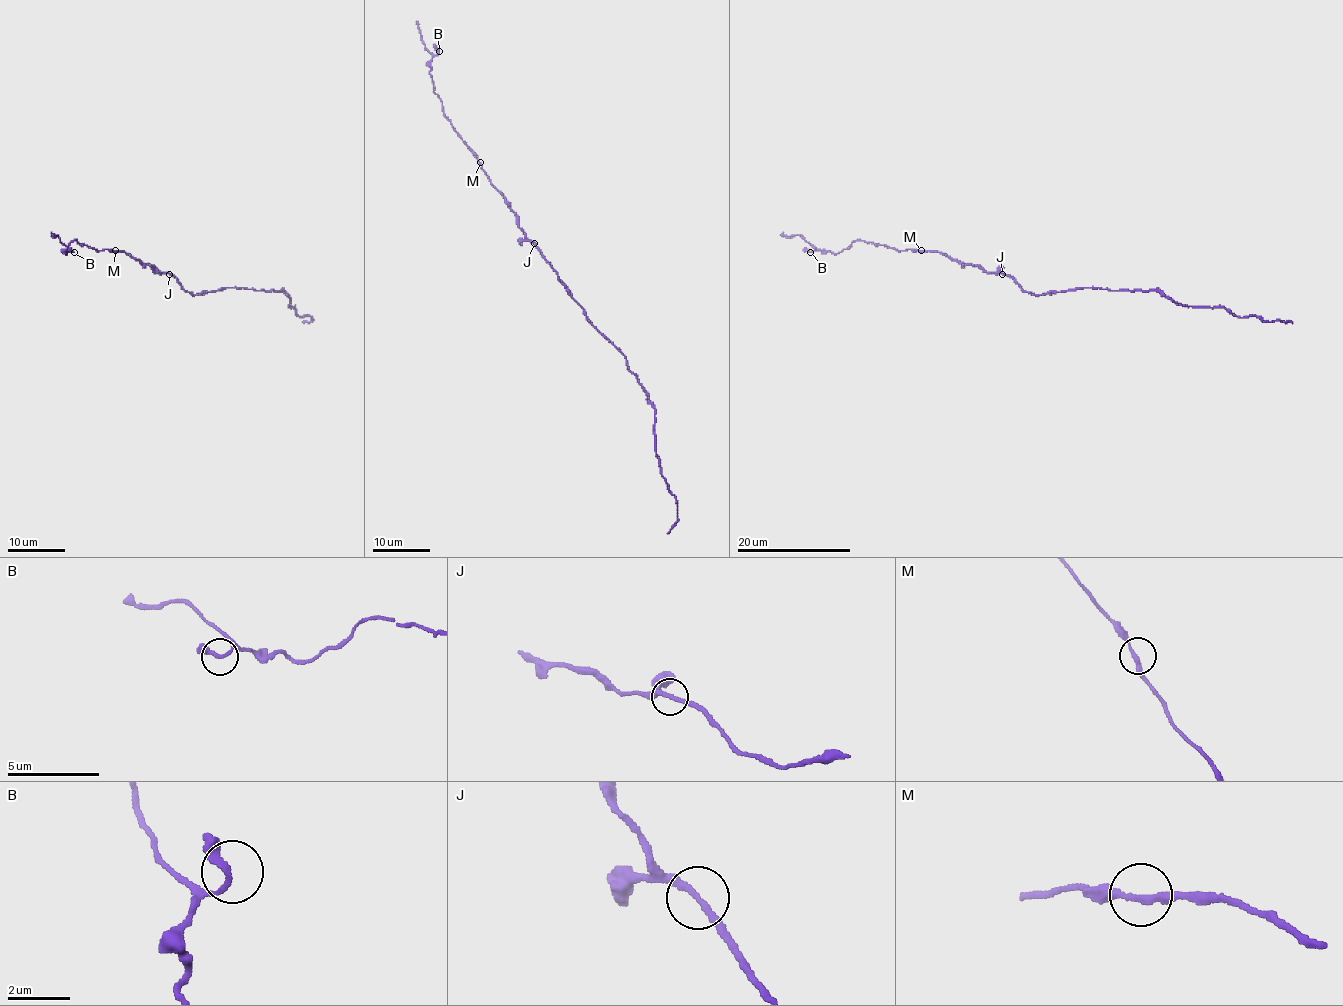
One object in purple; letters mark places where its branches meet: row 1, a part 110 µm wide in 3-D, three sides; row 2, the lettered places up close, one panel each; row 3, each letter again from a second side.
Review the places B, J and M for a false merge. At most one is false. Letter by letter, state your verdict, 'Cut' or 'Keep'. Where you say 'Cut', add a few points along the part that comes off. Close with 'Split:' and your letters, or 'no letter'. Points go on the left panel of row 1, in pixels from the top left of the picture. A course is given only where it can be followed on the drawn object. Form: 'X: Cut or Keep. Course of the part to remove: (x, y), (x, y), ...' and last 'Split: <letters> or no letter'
B: Keep
J: Cut. Course of the part to remove: (170, 273), (192, 295), (227, 287), (284, 290), (291, 307), (301, 317), (309, 316), (312, 320), (302, 322)
M: Keep
Split: J

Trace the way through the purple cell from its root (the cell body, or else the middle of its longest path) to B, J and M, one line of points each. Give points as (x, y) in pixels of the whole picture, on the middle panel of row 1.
B: (553, 268), (519, 227), (509, 202), (490, 182), (477, 155), (445, 115), (429, 72), (432, 58), (439, 51)
J: (553, 268), (535, 244)
M: (553, 268), (519, 227), (516, 214), (490, 182), (480, 162)

